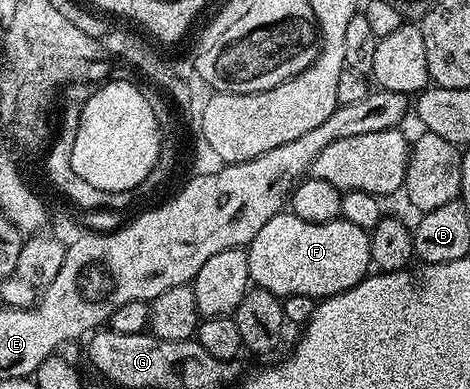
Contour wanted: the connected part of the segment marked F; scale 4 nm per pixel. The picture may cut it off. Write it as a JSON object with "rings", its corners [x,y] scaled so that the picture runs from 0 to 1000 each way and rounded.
{"rings":[[[617,542],[587,548],[583,563],[540,604],[523,648],[534,730],[598,769],[626,758],[666,769],[709,763],[772,722],[791,681],[785,591],[734,563],[651,573]]]}

